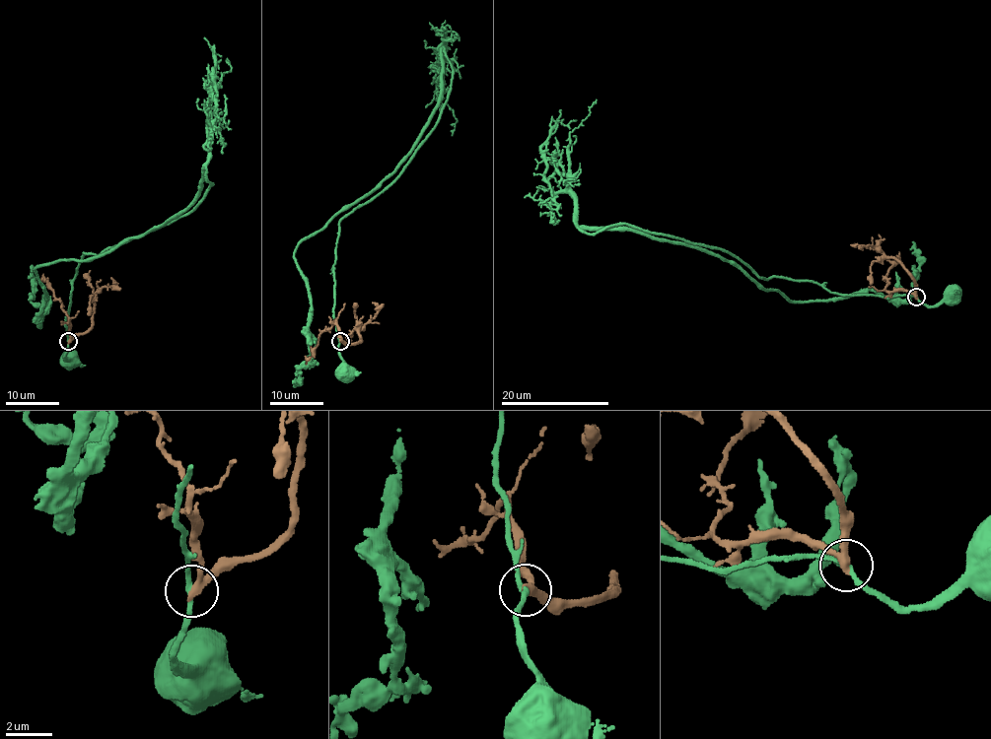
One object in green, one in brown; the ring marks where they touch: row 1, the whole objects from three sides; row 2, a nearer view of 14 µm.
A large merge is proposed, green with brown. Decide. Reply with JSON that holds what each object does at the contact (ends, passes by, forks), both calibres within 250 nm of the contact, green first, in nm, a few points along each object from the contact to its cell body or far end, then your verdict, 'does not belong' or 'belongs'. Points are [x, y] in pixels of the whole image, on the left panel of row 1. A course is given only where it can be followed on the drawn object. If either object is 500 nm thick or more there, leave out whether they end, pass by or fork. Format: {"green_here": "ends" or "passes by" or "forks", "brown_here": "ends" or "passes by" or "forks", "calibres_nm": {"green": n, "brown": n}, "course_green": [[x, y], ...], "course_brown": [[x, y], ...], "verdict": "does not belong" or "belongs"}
{"green_here": "passes by", "brown_here": "passes by", "calibres_nm": {"green": 200, "brown": 280}, "course_green": [[68, 341], [63, 359], [71, 360]], "course_brown": [[68, 341], [83, 335], [91, 325], [95, 293], [108, 286], [114, 287], [116, 283], [111, 277]], "verdict": "does not belong"}

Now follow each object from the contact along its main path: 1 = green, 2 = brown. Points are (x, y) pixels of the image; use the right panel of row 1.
1: (916, 297), (927, 305), (936, 305), (952, 295)
2: (916, 297), (915, 283), (898, 261), (870, 244), (850, 245)

